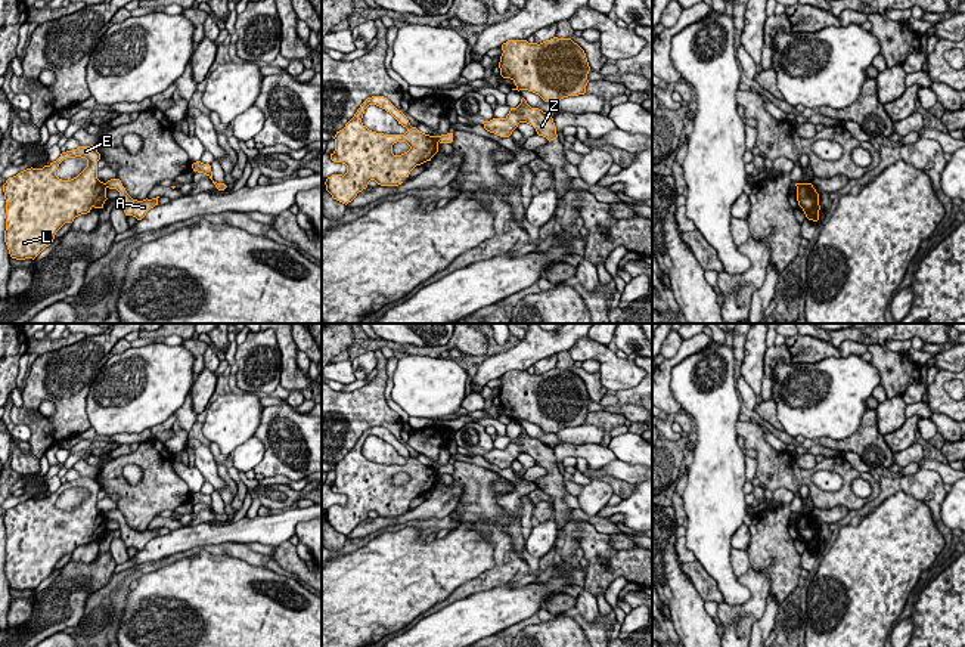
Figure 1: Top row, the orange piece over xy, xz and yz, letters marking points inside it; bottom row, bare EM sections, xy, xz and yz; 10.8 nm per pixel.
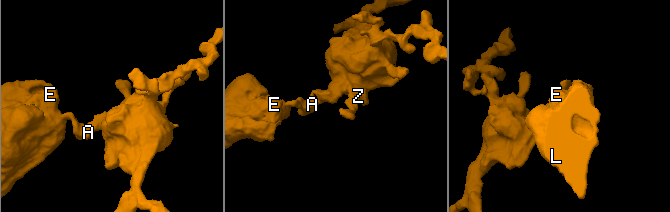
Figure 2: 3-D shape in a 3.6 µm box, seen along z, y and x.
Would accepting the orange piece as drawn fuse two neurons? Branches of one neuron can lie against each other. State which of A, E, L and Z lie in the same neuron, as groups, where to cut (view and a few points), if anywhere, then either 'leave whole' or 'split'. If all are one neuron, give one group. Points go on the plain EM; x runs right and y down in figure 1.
A Z / E L | xz (434, 467), (437, 473) | split

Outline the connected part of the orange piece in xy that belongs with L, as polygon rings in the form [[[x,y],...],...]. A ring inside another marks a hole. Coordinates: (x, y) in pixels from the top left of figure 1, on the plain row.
[[[96,476],[78,477],[43,499],[31,498],[6,511],[4,573],[12,589],[34,591],[65,554],[93,538],[103,539],[108,529],[105,514],[97,510],[99,490]],[[75,487],[86,489],[87,498],[71,511],[59,510],[59,495]]]

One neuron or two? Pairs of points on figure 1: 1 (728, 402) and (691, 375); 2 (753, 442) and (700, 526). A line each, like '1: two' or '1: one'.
1: one
2: two

